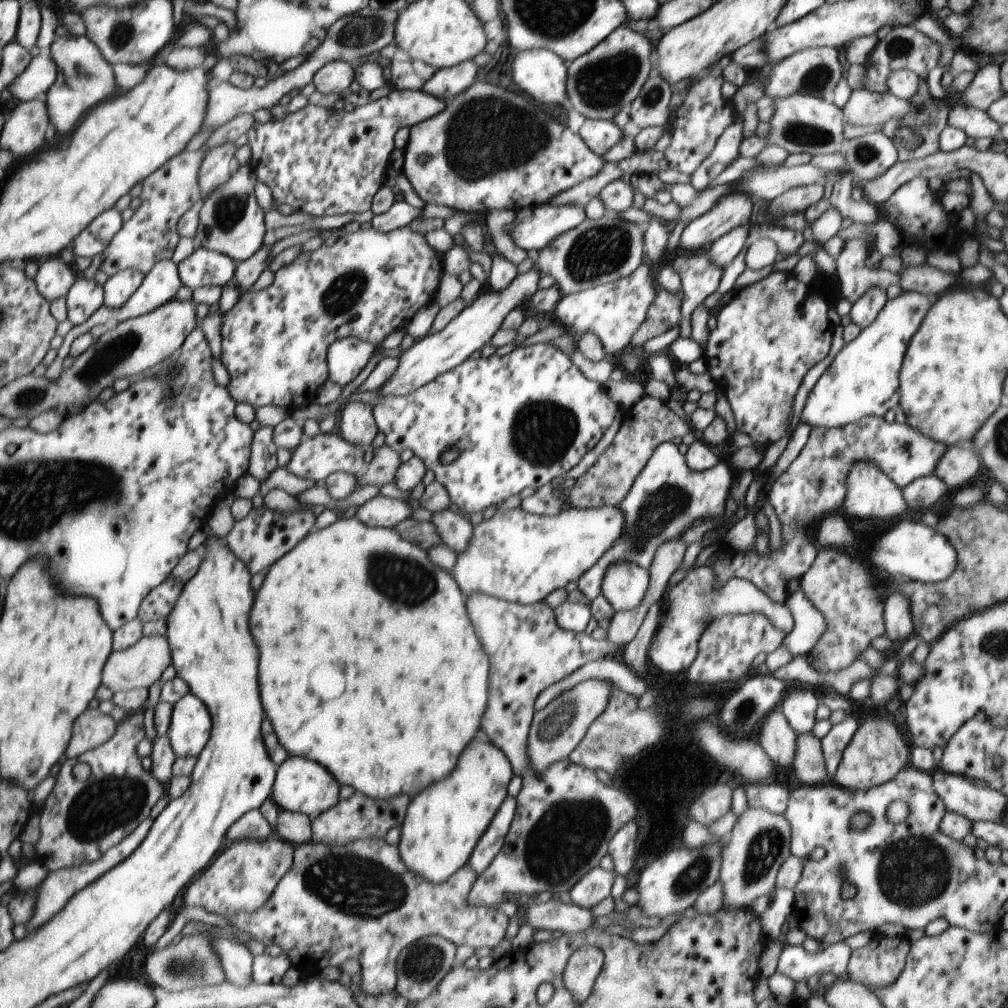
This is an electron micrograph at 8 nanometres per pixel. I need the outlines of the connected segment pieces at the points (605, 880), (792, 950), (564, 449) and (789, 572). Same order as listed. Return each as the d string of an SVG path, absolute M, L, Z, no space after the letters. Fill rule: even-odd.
M593 868L570 888L568 892L569 902L579 905L585 911L591 910L601 900L610 896L614 877L613 872Z
M841 941L810 954L804 952L801 945L788 945L779 954L776 972L787 976L793 983L806 982L810 976L817 973L833 974L835 981L845 981L850 952Z
M541 343L517 347L501 357L492 354L486 358L481 357L481 355L475 359L467 358L457 367L444 372L437 379L431 380L430 383L423 384L417 390L409 392L405 396L383 396L374 403L373 407L374 421L378 425L378 432L381 432L384 436L383 444L387 444L398 455L402 450L409 449L415 458L419 458L423 462L425 469L433 472L434 480L445 488L447 494L449 494L452 507L466 516L483 512L485 508L492 505L497 506L509 496L521 492L523 488L528 488L530 491L537 490L545 482L549 482L549 480L561 476L563 472L567 472L569 468L573 468L581 460L581 456L599 442L599 438L603 436L607 426L613 422L615 412L617 412L617 404L601 390L598 382L591 382L584 377L577 367L571 363L566 353L548 344ZM447 448L457 448L457 458L451 460L449 464L443 461L443 455L446 454Z
M865 416L858 422L835 428L811 428L807 440L797 454L797 458L785 468L781 476L772 482L767 498L781 528L781 550L759 556L756 551L733 552L722 549L715 562L711 564L714 582L727 583L739 577L754 584L773 602L785 600L785 582L799 578L814 562L818 554L811 532L813 526L831 515L841 511L846 498L846 476L850 474L854 462L871 462L885 476L889 476L900 489L913 483L919 477L930 475L947 452L947 446L930 437L923 436L909 424L885 421L880 416Z

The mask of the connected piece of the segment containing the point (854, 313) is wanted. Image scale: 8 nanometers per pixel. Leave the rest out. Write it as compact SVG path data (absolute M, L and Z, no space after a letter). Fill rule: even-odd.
M871 286L869 290L865 290L865 294L861 294L851 304L850 322L857 324L860 329L867 328L879 314L879 310L885 306L885 302L885 290L880 289L879 286Z

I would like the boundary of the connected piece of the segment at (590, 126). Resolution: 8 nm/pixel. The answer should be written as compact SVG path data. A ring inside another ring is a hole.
M585 119L577 135L596 156L602 156L616 145L623 133L613 122Z

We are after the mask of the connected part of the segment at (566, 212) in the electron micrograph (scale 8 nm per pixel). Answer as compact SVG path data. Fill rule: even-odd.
M546 203L533 207L531 218L510 226L507 236L521 250L537 252L545 249L557 236L578 226L584 219L583 207L553 207Z

